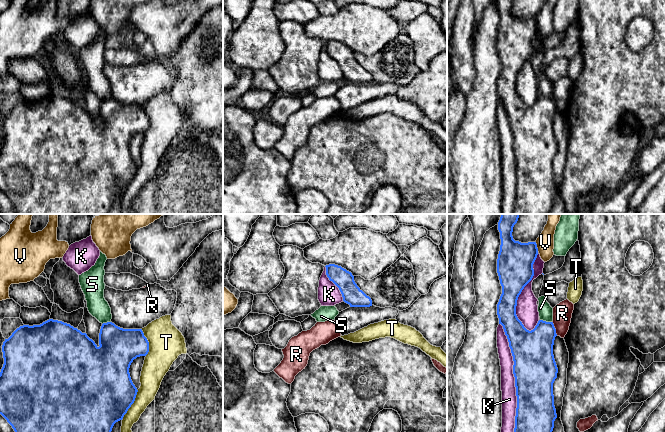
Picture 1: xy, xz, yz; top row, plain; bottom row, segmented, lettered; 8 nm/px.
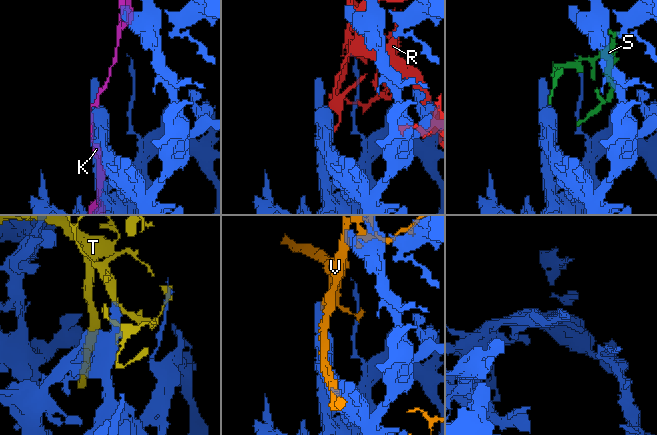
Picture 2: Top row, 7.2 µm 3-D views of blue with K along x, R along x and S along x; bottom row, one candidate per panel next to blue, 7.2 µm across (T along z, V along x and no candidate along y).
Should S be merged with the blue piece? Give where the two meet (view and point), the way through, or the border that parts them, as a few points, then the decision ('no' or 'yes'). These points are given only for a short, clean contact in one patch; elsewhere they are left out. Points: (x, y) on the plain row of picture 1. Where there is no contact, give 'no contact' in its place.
yz (546, 98) | no

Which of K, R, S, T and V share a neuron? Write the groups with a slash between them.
K / R / S / T / V

